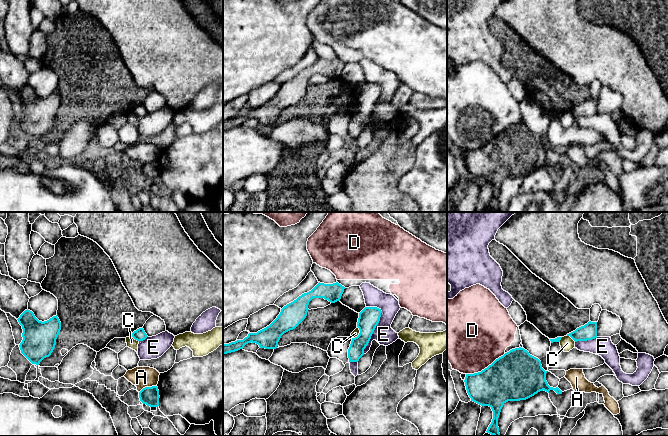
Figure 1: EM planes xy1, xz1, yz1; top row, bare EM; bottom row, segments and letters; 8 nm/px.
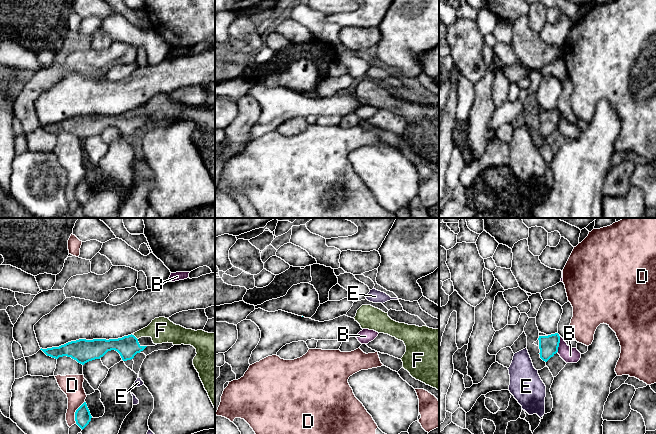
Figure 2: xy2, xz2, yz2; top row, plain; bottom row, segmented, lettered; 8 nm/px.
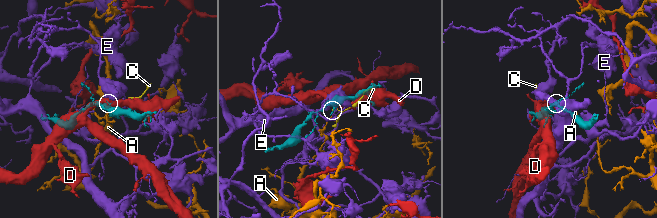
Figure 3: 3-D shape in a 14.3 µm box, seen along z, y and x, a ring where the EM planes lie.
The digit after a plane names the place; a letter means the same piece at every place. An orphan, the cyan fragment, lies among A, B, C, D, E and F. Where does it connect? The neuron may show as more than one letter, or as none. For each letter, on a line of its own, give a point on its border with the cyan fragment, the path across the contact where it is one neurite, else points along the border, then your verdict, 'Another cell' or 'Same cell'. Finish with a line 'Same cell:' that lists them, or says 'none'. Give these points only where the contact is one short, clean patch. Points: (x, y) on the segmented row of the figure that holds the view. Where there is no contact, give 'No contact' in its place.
A: Touches cyan at xy1 (147, 387). Boundary: xy1 (156, 385), (144, 387), (139, 392). Another cell
B: Touches cyan at yz2 (559, 342). Another cell
C: Touches cyan at xz1 (359, 333). Boundary: xz1 (357, 326), (359, 333), (352, 338). Another cell
D: Touches cyan at yz1 (485, 368). Another cell
E: Touches cyan at xz1 (374, 329). Another cell
F: Touches cyan at xy2 (135, 337). Path across: xy2 (128, 346), (135, 337), (151, 330), (161, 330). Same cell
Same cell: F

